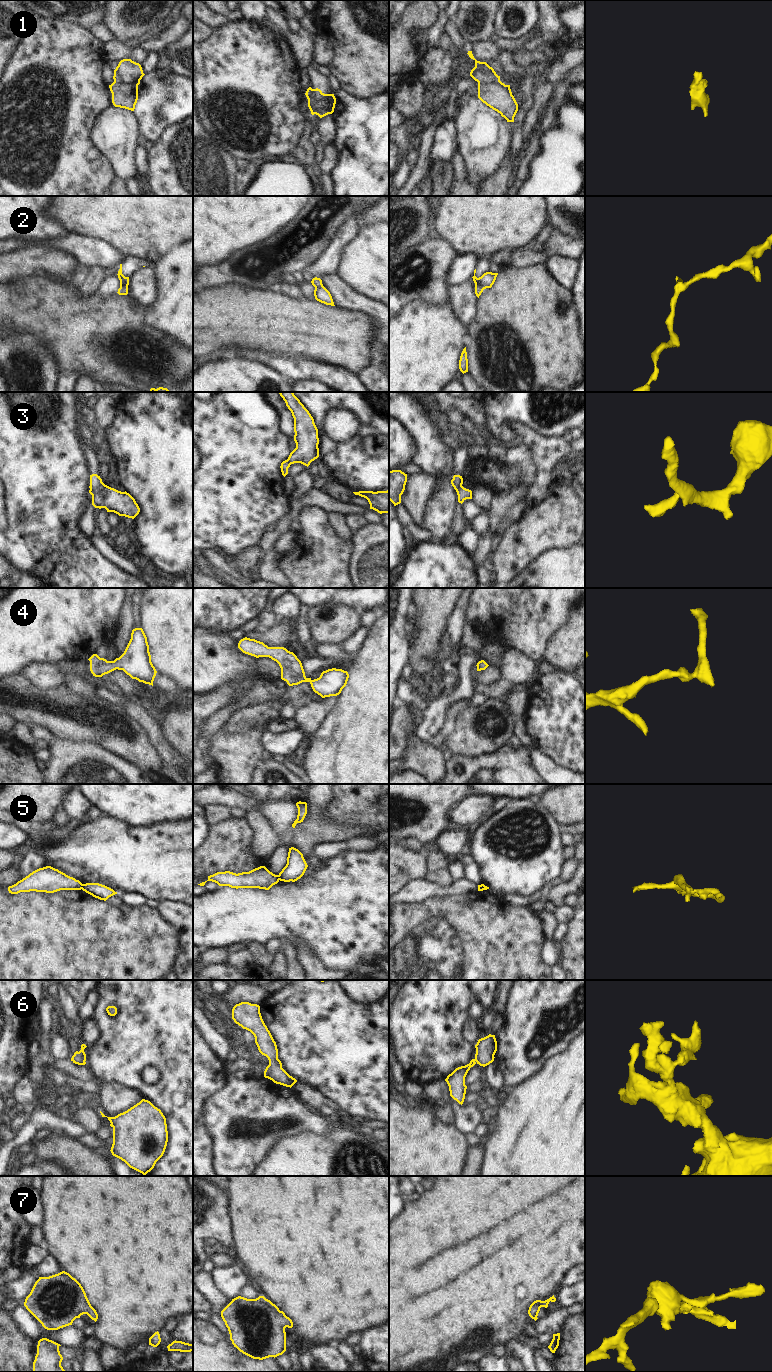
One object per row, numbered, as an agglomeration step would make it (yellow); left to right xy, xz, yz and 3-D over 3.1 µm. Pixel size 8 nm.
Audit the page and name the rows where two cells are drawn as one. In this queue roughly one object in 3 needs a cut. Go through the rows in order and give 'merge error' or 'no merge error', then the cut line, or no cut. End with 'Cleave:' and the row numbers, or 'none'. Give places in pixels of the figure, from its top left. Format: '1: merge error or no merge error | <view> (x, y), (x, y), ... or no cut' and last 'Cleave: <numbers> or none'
1: merge error | xz (312, 89), (332, 112)
2: merge error | yz (480, 277), (480, 284), (484, 288)
3: merge error | yz (461, 485), (456, 491)
4: no merge error | no cut
5: merge error | xy (83, 884), (81, 888)
6: no merge error | no cut
7: no merge error | no cut
Cleave: 1, 2, 3, 5

